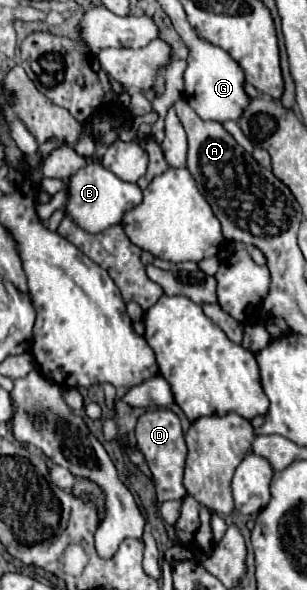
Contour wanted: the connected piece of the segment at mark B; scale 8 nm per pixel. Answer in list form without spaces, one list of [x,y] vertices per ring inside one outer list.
[[[90,162],[84,168],[80,168],[74,176],[66,180],[66,192],[68,192],[68,204],[66,204],[66,216],[74,218],[74,222],[86,230],[86,232],[102,232],[114,224],[120,224],[122,214],[142,202],[142,190],[138,184],[124,182],[110,170],[106,170],[102,164]]]

